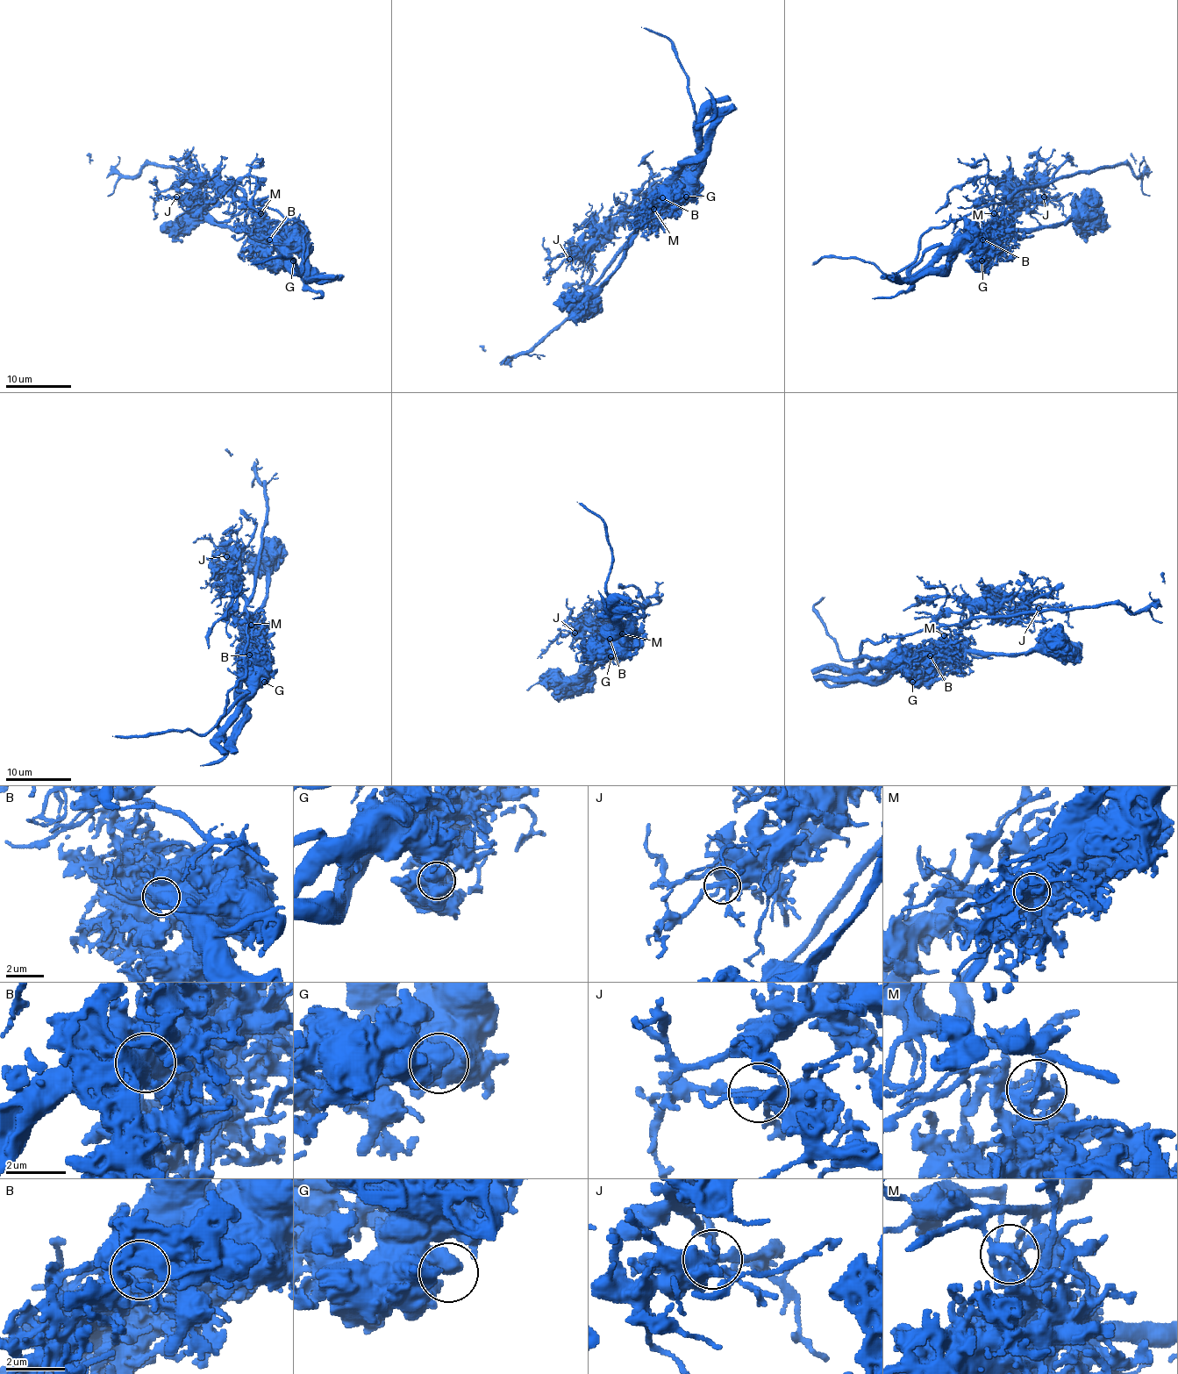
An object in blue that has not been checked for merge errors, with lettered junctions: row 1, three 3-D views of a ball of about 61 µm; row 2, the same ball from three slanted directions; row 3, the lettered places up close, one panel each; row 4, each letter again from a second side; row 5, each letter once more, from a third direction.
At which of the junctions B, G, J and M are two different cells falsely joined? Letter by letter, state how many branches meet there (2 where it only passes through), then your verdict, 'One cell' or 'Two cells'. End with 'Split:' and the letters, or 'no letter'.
B: Branches: 1. Two cells
G: Branches: 1. One cell
J: Branches: 3. One cell
M: Branches: 3. Two cells
Split: B, M

